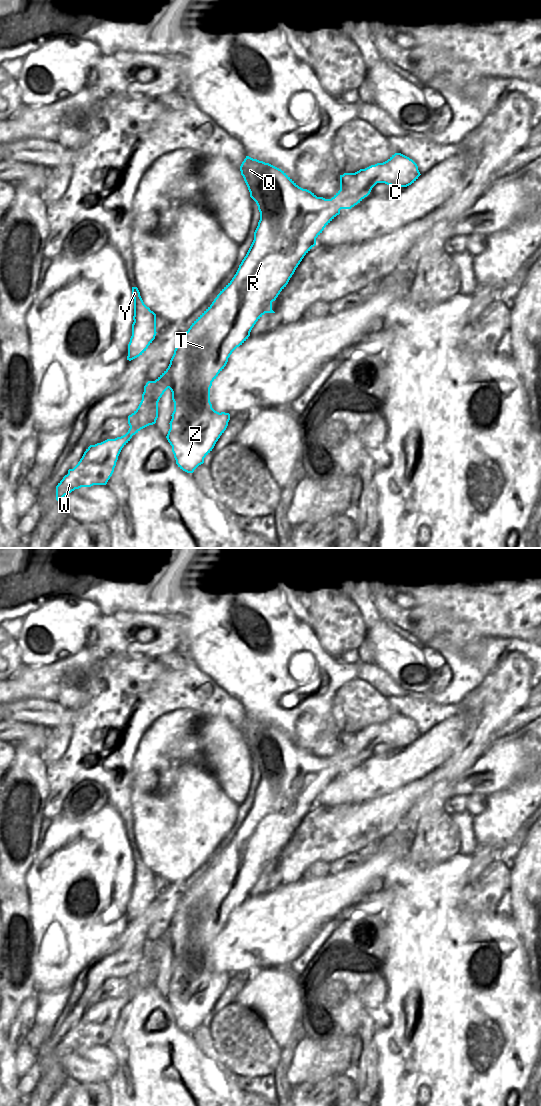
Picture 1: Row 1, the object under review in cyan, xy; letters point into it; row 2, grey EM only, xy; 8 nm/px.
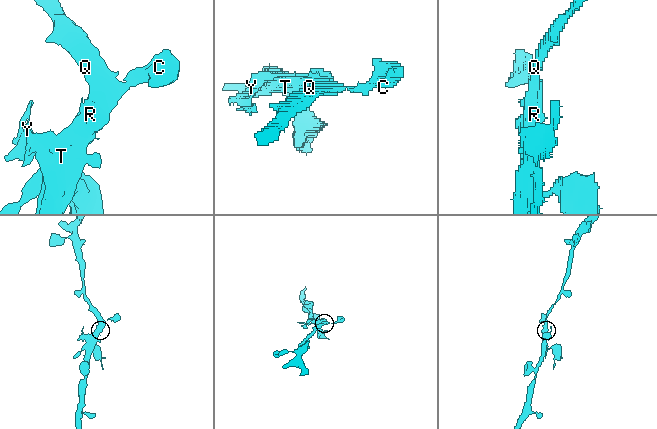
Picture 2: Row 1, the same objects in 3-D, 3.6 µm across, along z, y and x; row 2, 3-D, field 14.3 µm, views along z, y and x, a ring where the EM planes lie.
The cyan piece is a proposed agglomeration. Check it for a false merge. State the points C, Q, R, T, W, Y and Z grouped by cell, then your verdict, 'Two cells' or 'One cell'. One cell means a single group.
Groups: C Q R T W Y Z. One cell.

